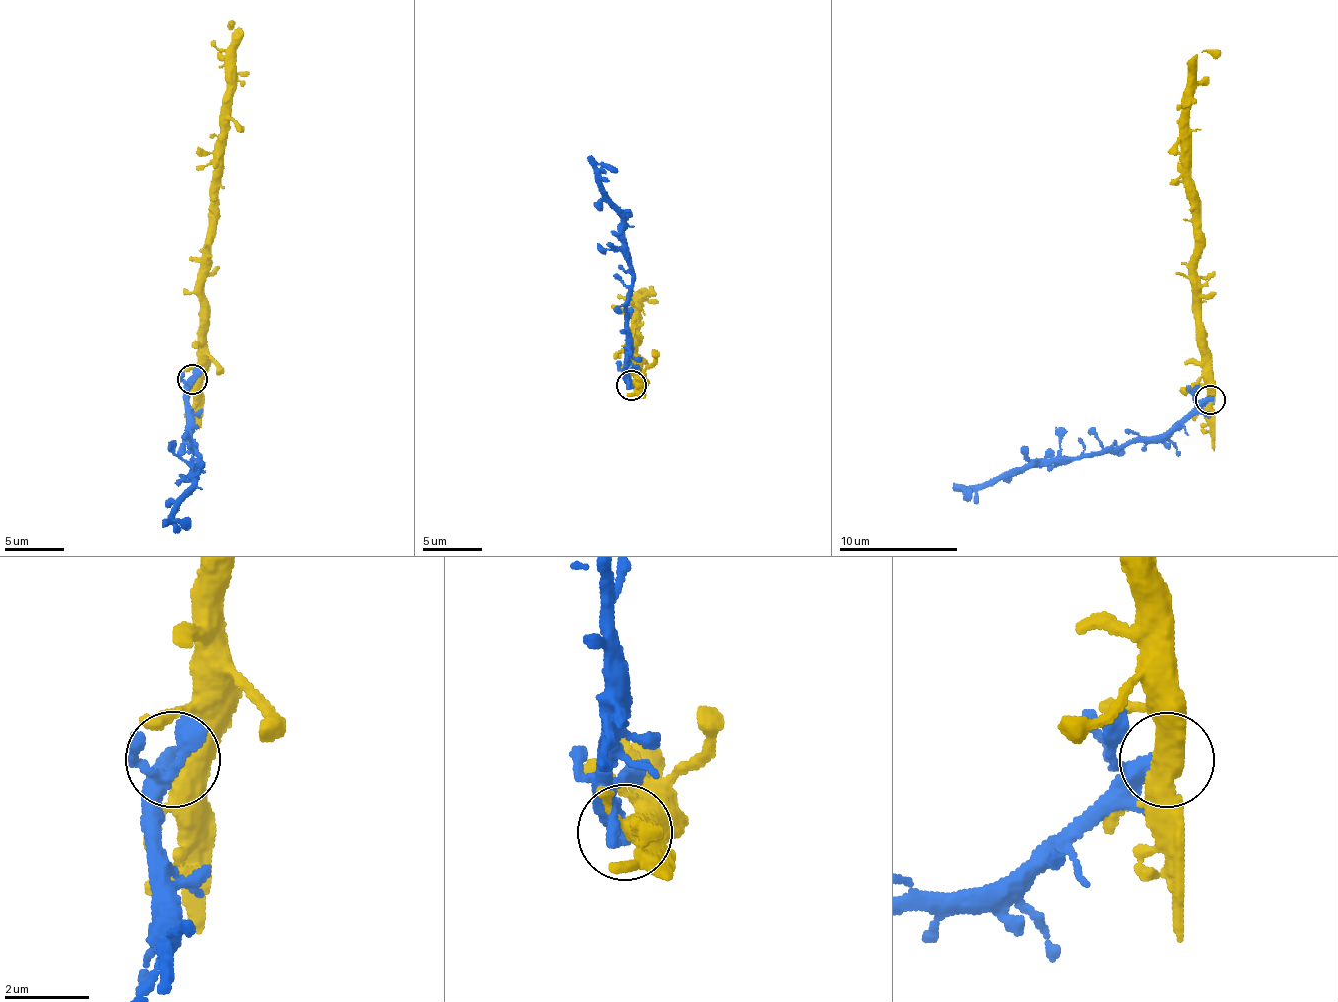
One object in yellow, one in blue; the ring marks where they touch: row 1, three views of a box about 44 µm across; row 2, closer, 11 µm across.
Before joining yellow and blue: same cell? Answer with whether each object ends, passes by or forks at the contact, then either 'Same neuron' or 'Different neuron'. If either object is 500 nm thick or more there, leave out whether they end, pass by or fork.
Different neuron

